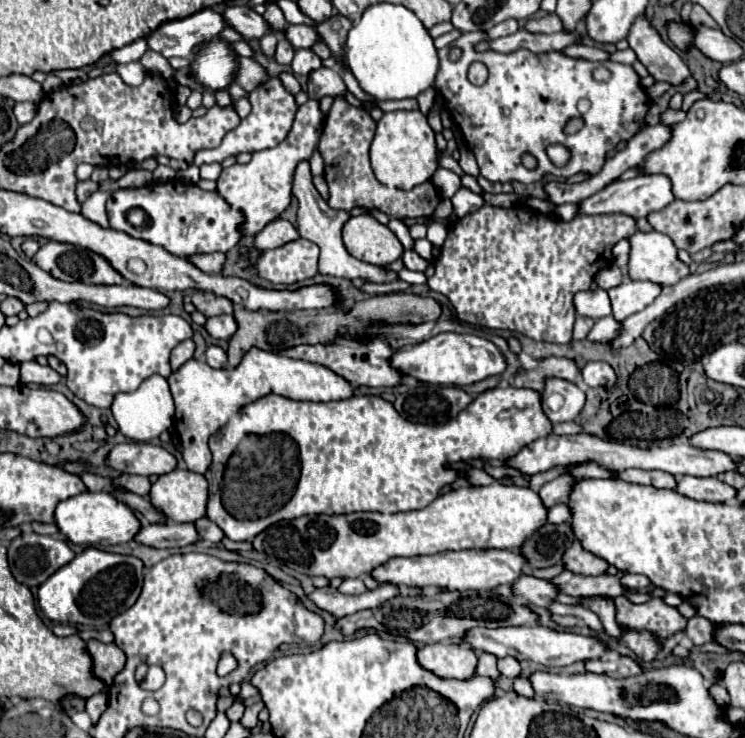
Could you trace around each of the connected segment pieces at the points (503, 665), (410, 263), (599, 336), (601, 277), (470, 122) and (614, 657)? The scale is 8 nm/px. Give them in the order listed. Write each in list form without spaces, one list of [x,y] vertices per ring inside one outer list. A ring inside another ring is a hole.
[[[505,657],[505,659],[497,659],[497,669],[501,671],[501,675],[505,675],[509,679],[515,679],[521,671],[521,663],[513,657]]]
[[[405,251],[403,253],[403,261],[405,261],[405,267],[407,269],[413,269],[413,271],[425,271],[429,265],[433,265],[435,263],[435,257],[431,259],[431,261],[427,261],[427,259],[423,259],[417,251]]]
[[[609,315],[609,317],[599,319],[599,321],[595,323],[595,327],[591,329],[591,333],[589,333],[587,339],[589,339],[589,341],[595,341],[595,343],[609,343],[611,339],[617,337],[619,329],[621,329],[619,321],[615,321],[615,319]]]
[[[611,265],[611,267],[605,267],[601,269],[597,275],[595,275],[595,281],[601,289],[611,289],[611,287],[617,287],[623,283],[623,271],[617,267],[617,265]]]
[[[483,31],[463,33],[453,45],[449,45],[449,47],[461,49],[461,57],[457,61],[449,61],[449,47],[439,49],[439,71],[437,71],[433,87],[443,95],[451,117],[459,123],[459,127],[465,135],[465,141],[477,159],[481,175],[485,179],[489,179],[491,183],[497,183],[497,181],[499,183],[507,183],[507,181],[533,183],[533,181],[541,181],[541,177],[547,173],[551,173],[555,177],[565,177],[565,179],[575,173],[581,173],[581,171],[595,175],[601,169],[601,163],[605,163],[605,155],[611,149],[615,149],[621,141],[629,141],[645,125],[645,115],[649,111],[651,101],[649,101],[645,89],[639,85],[641,77],[633,71],[631,65],[621,65],[621,63],[613,63],[613,61],[591,63],[585,59],[565,57],[559,51],[541,53],[541,55],[535,55],[531,51],[513,51],[513,55],[497,55],[497,51],[477,53],[477,51],[473,51],[473,45],[479,43],[481,39],[487,39],[487,35]],[[473,61],[481,61],[487,65],[489,77],[487,77],[485,85],[469,83],[467,71]],[[599,65],[605,65],[613,75],[607,83],[597,83],[593,79],[593,69]],[[583,97],[587,97],[591,101],[591,109],[587,111],[587,115],[581,115],[585,119],[585,127],[581,131],[577,131],[575,135],[565,135],[563,127],[571,117],[579,117],[577,101]],[[553,143],[561,143],[571,151],[571,159],[565,167],[551,165],[551,159],[547,157],[545,149]],[[523,153],[531,153],[537,159],[535,169],[525,169],[521,165]]]
[[[607,653],[607,655],[599,657],[599,659],[589,659],[585,663],[585,667],[591,673],[603,673],[603,675],[609,675],[613,679],[633,677],[633,675],[639,675],[643,671],[639,663],[635,663],[629,657],[621,657],[617,653]]]

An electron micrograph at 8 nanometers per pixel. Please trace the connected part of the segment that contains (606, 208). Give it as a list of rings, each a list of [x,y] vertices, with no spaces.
[[[637,175],[629,181],[613,181],[605,185],[601,191],[595,195],[583,199],[577,203],[579,215],[601,215],[601,213],[625,213],[635,219],[647,217],[655,211],[665,209],[673,201],[673,193],[669,187],[669,179],[665,175]]]

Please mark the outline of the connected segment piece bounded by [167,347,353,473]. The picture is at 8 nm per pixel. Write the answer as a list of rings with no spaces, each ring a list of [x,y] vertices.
[[[251,347],[243,355],[241,363],[231,369],[213,369],[205,361],[189,359],[175,373],[171,373],[167,381],[177,409],[175,429],[183,445],[183,461],[193,473],[205,473],[211,463],[211,451],[207,445],[209,435],[227,423],[231,415],[241,413],[247,405],[269,393],[295,401],[339,401],[353,395],[353,385],[345,383],[339,375],[333,375],[327,367],[269,353],[257,347]]]

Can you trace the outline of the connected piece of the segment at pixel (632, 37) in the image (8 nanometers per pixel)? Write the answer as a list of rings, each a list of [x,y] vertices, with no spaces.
[[[645,17],[635,19],[627,41],[637,59],[647,67],[649,75],[657,81],[681,85],[689,77],[689,69],[683,63],[681,55],[661,41],[659,33],[649,25]]]

